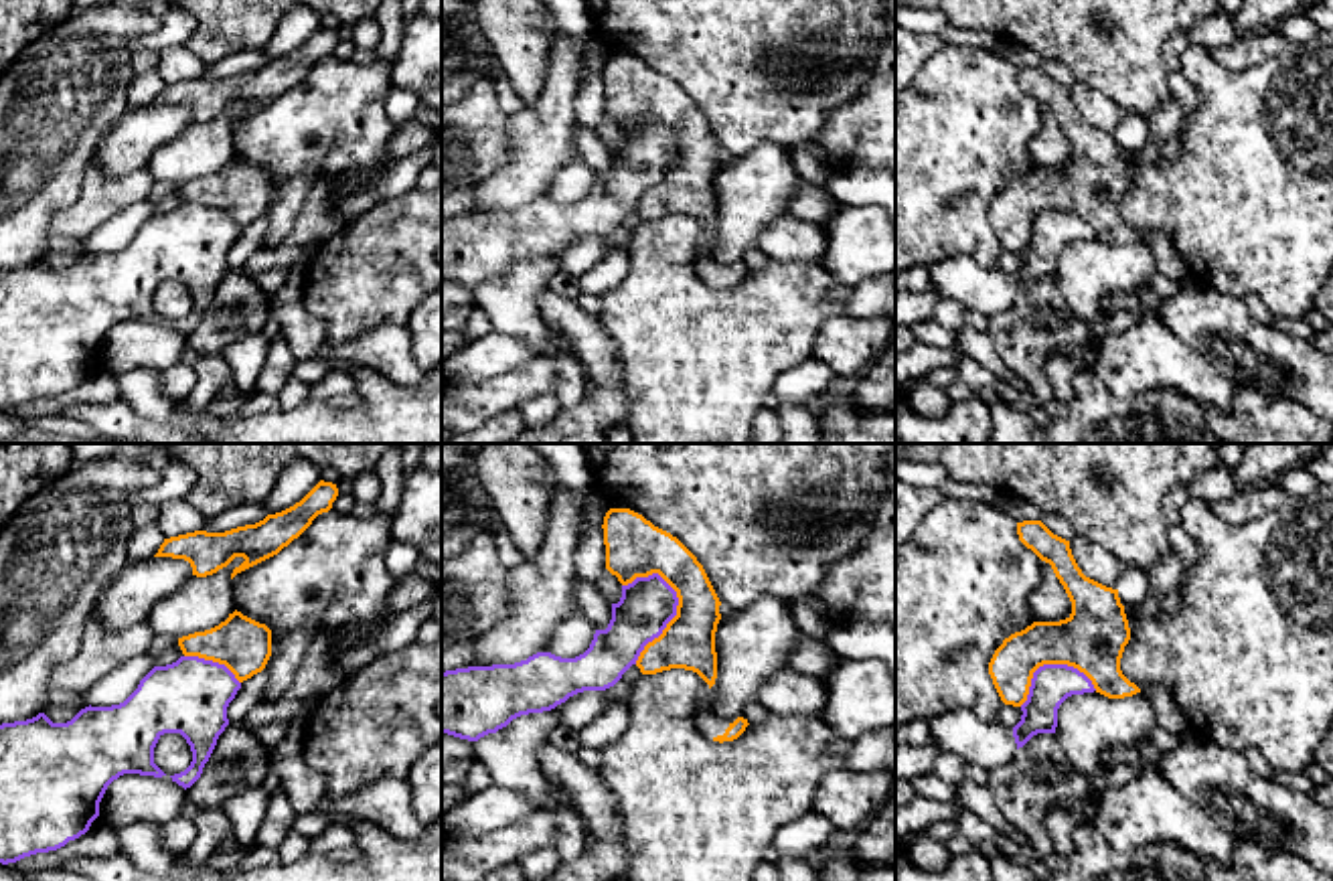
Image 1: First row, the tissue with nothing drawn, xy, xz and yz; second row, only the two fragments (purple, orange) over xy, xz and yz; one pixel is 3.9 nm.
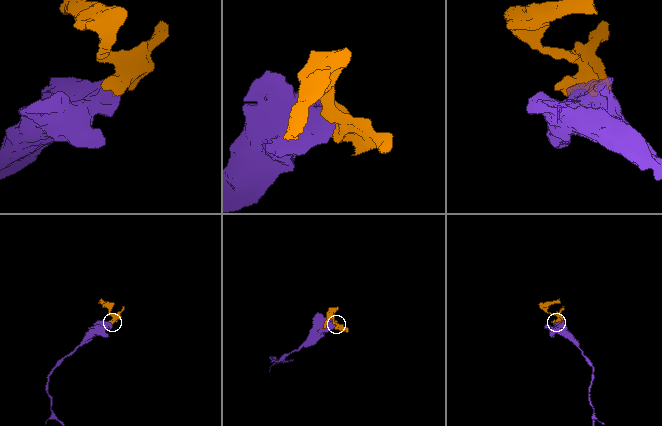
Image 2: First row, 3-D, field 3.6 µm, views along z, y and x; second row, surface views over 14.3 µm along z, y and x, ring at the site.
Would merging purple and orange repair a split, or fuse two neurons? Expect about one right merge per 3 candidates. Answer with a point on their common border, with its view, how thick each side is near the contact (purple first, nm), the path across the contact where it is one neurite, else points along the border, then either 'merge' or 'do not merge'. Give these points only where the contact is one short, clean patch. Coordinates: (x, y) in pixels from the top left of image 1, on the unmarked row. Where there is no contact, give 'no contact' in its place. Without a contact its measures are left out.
xz (673, 163) | 220/220 nm | do not merge

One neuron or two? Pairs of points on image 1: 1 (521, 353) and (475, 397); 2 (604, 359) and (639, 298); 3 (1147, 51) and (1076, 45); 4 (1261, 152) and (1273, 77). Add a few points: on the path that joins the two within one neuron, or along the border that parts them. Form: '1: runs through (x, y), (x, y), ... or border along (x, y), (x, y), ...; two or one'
1: border along (533, 357), (493, 377), (462, 383); two
2: border along (598, 316), (614, 345), (624, 389); two
3: runs through (1129, 51), (1094, 51); one
4: runs through (1257, 134), (1257, 96); one

